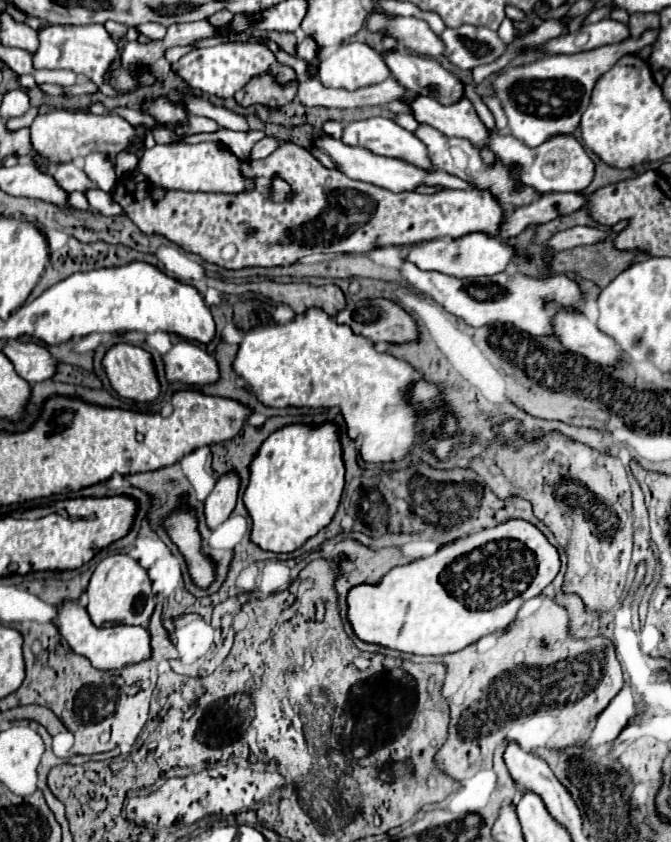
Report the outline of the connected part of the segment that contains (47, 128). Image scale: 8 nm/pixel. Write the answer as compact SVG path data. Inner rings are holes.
M52 111L46 115L38 115L30 127L30 143L34 149L34 165L42 173L50 173L54 167L62 163L72 163L80 157L86 157L92 151L118 153L134 145L138 155L144 151L144 139L136 135L136 129L120 115L92 115L92 113L70 113L70 111Z

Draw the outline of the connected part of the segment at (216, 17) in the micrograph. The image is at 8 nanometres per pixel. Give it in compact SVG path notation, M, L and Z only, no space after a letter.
M222 9L218 11L209 18L209 21L216 27L226 27L232 21L234 14L228 11L227 9Z

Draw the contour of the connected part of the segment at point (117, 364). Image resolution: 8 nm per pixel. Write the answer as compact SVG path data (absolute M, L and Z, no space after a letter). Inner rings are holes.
M132 345L112 347L102 361L112 387L120 397L134 401L152 401L160 393L150 355Z

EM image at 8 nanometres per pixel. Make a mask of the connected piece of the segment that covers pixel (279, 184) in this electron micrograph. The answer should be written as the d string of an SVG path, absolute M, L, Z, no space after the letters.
M274 181L272 197L274 197L274 201L284 201L286 197L290 197L290 187L286 185L286 181Z

